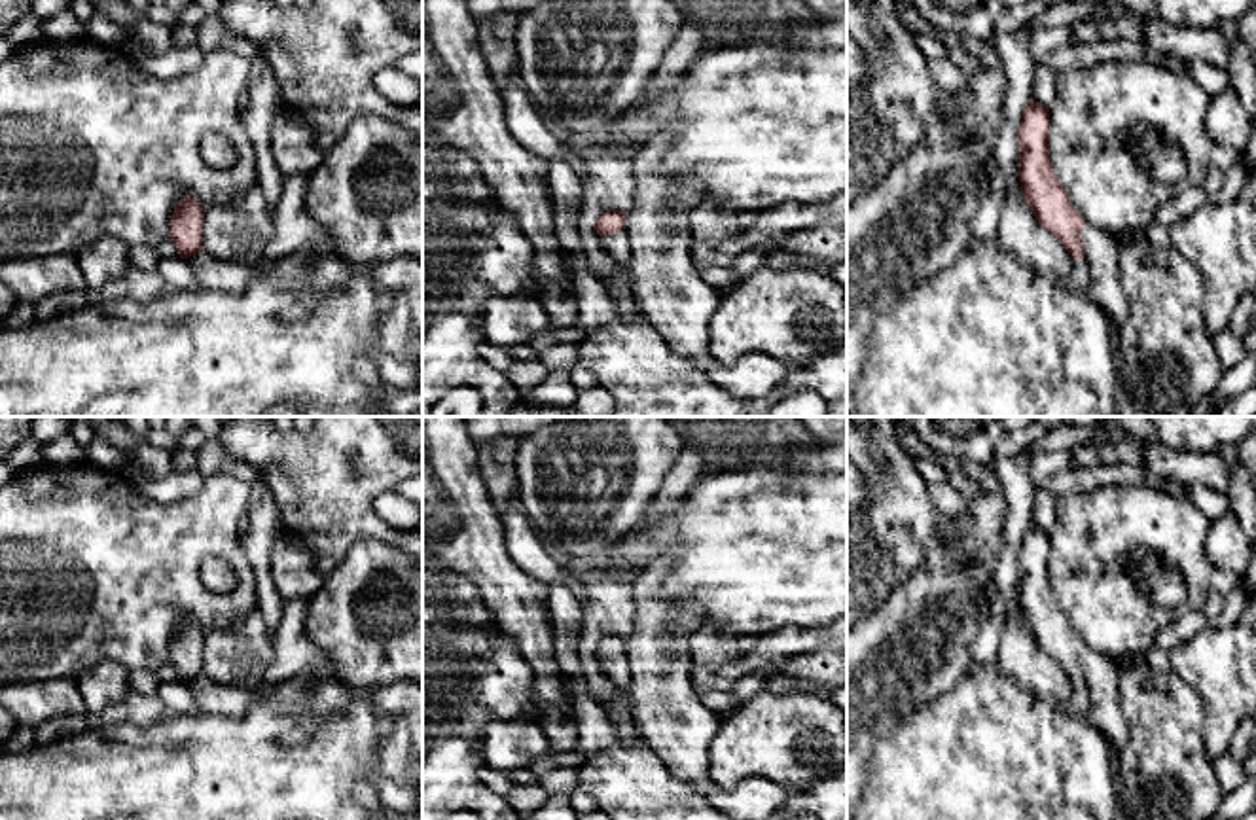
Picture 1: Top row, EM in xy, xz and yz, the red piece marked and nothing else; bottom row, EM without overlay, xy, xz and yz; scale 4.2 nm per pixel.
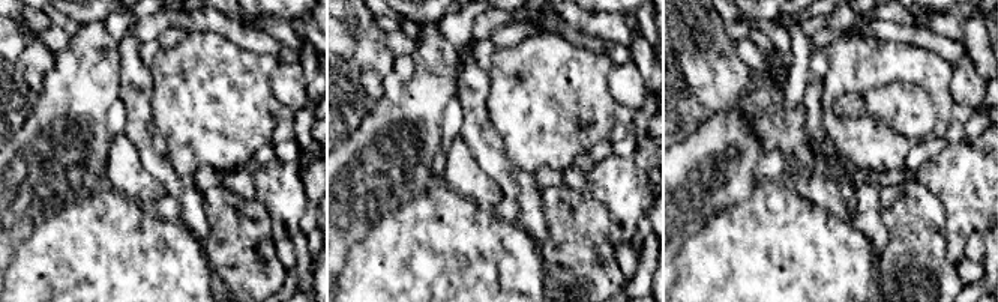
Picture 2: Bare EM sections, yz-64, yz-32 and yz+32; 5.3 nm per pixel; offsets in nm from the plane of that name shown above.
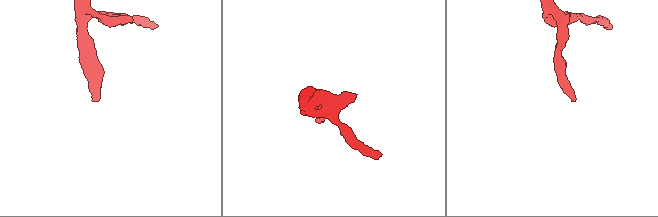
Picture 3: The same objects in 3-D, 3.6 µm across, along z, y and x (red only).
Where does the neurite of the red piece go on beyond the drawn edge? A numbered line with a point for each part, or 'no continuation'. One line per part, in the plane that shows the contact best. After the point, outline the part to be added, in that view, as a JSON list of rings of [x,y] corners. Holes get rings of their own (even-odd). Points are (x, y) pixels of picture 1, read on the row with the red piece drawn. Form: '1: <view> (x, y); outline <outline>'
1: yz (1105, 288); outline [[[1084,225],[1080,237],[1086,246],[1084,259],[1089,269],[1089,282],[1084,294],[1101,307],[1116,331],[1129,314],[1129,301],[1121,288],[1118,267],[1120,246],[1110,233],[1091,225]]]

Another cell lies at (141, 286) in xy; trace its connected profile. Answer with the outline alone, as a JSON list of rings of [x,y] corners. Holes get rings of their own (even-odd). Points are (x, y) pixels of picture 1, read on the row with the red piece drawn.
[[[129,267],[127,273],[116,280],[106,282],[97,294],[99,301],[133,299],[136,303],[148,303],[163,294],[170,292],[159,271],[140,271]]]

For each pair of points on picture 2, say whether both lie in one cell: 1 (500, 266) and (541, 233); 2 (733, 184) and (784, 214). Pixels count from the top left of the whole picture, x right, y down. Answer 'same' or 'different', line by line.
1: different
2: different

